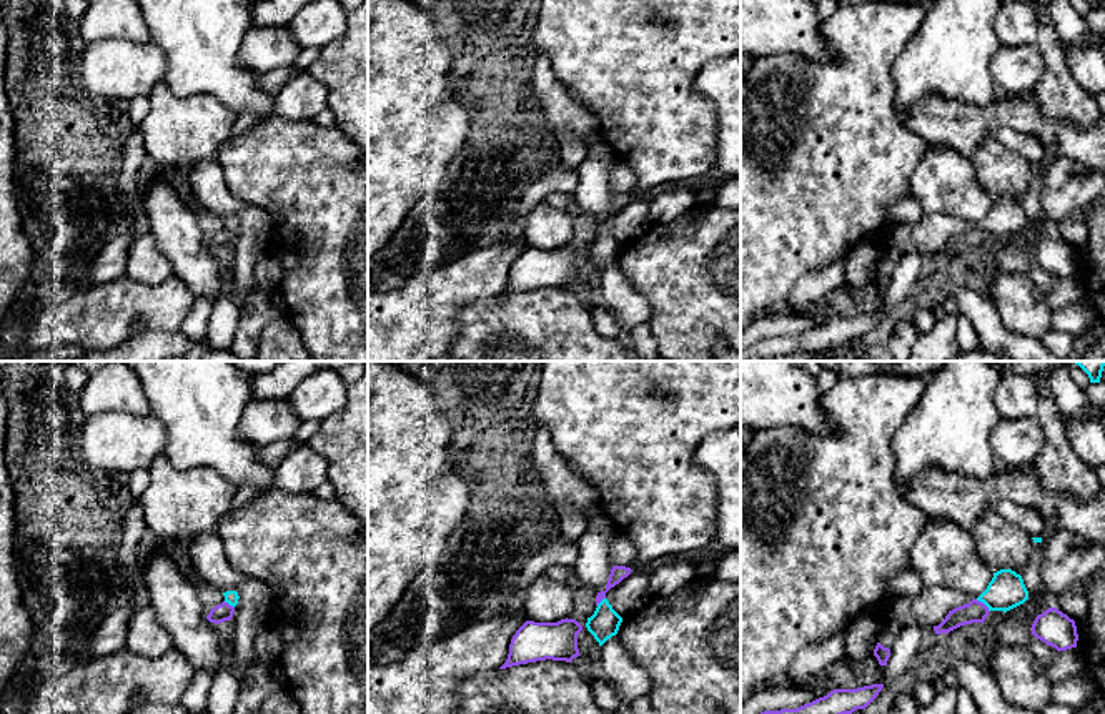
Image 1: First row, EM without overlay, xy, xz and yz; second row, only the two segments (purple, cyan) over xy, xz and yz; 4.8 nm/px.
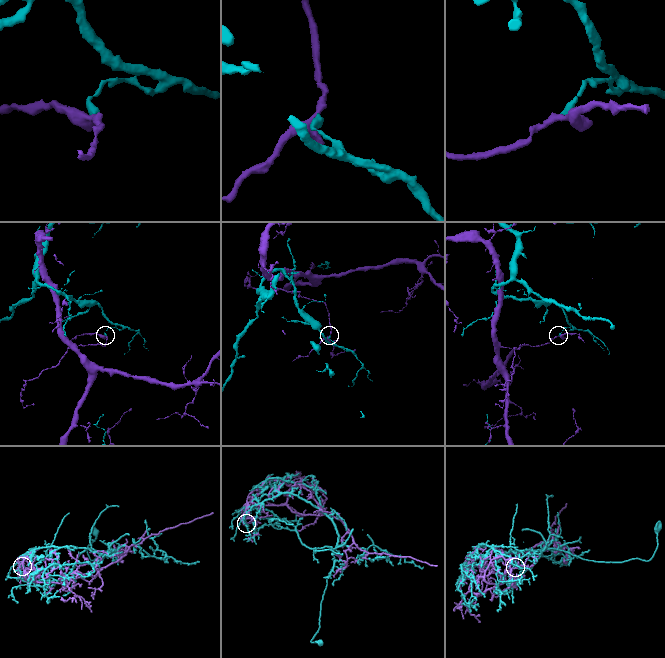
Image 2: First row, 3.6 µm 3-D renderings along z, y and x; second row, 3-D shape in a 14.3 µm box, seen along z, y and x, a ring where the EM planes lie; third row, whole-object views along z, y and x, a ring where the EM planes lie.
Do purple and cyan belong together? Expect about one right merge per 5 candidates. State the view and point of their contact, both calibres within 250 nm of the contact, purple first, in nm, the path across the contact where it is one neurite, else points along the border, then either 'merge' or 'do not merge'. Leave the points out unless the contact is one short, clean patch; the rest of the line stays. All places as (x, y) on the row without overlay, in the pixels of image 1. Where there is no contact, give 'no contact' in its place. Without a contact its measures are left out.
yz (984, 232) | 110/180 nm | along yz (976, 227), (989, 238) | do not merge

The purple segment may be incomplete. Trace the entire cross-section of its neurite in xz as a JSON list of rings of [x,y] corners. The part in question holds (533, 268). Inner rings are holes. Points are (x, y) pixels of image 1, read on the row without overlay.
[[[567,245],[557,250],[526,248],[513,263],[508,286],[499,296],[546,286],[571,290],[581,283],[577,276],[581,258],[582,253]]]

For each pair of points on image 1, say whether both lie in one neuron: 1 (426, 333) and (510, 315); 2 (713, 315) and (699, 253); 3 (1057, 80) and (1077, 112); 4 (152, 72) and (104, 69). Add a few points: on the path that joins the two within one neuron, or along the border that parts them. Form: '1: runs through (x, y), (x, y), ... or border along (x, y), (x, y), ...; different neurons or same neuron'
1: border along (485, 298), (473, 300), (461, 312), (450, 343); different neurons
2: runs through (713, 300), (708, 275), (701, 268); same neuron
3: runs through (1057, 89), (1070, 104); same neuron
4: runs through (140, 69), (115, 69); same neuron

